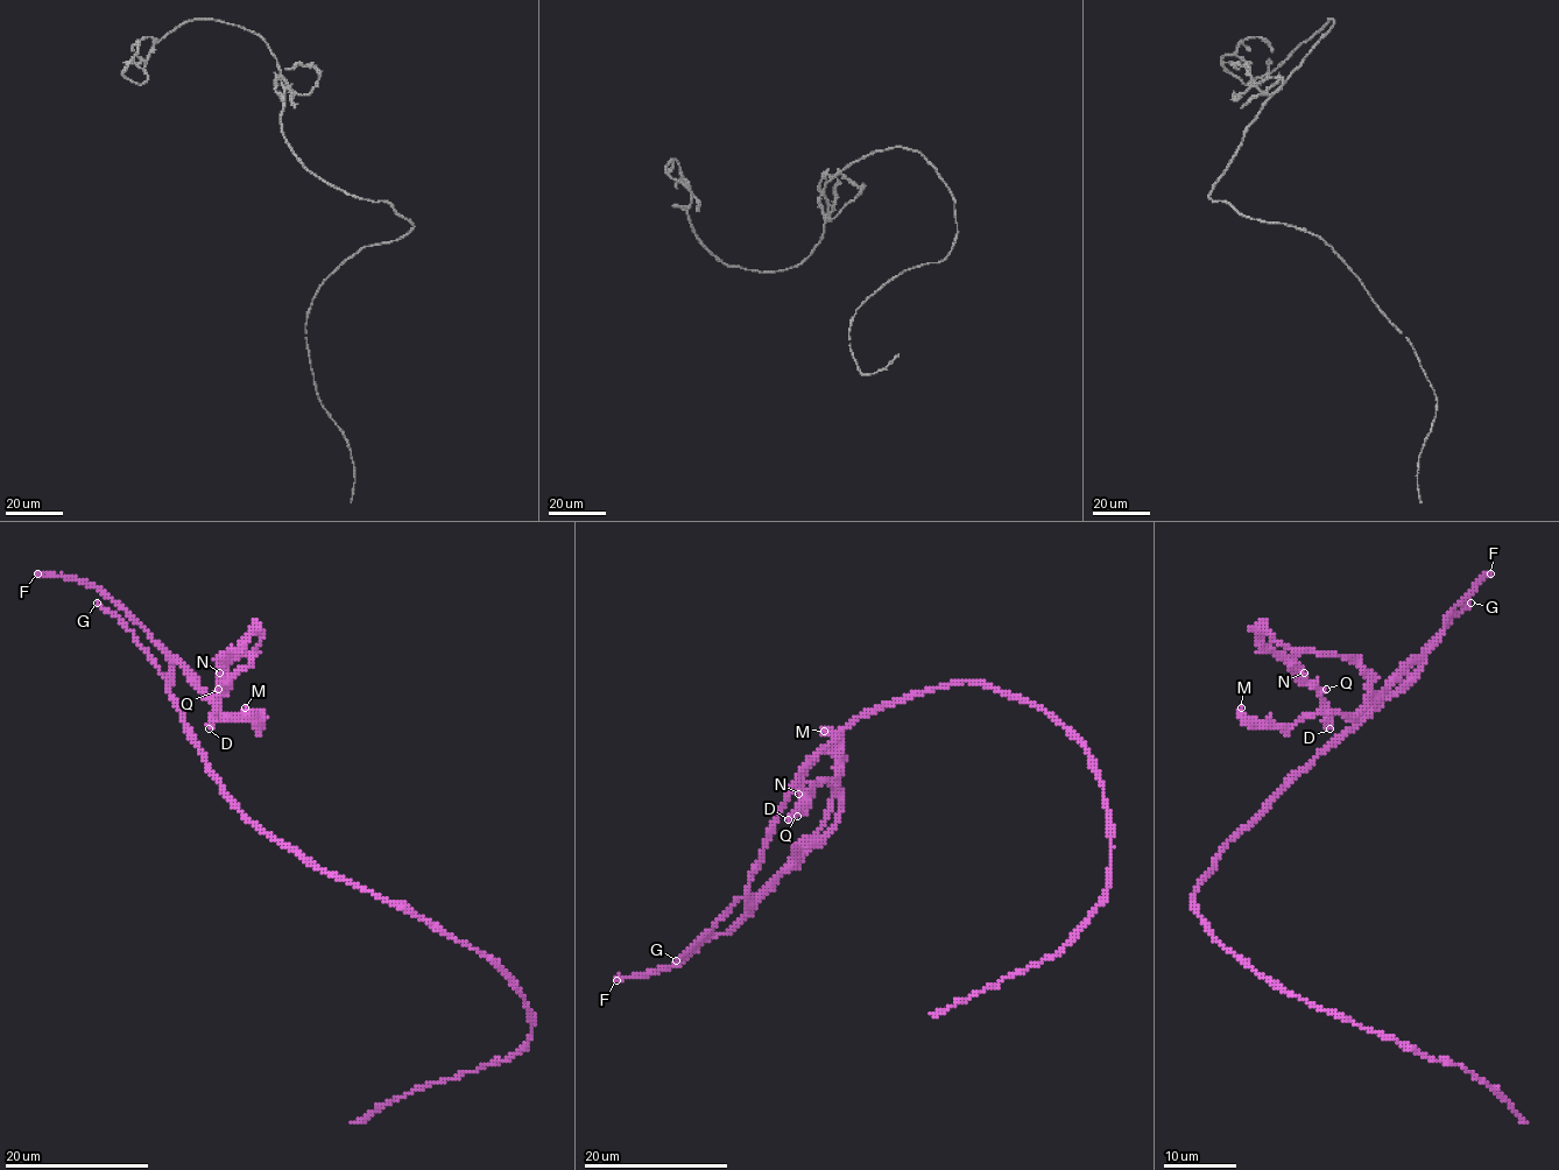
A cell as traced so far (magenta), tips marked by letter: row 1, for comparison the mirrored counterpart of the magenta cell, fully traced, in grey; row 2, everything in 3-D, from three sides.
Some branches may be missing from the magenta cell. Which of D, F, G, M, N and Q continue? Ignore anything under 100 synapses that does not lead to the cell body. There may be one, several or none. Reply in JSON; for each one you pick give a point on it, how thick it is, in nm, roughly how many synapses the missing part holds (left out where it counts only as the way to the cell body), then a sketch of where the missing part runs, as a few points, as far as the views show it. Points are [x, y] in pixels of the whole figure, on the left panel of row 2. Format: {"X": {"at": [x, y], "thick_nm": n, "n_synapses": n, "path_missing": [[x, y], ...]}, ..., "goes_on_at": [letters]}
{"F": {"at": [37, 573], "thick_nm": 440, "n_synapses": 200}, "goes_on_at": ["F"]}

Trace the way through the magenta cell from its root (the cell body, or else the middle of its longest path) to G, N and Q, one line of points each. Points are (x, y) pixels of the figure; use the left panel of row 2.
G: (326, 874), (265, 833), (223, 793), (154, 661), (114, 615), (97, 603)
N: (326, 874), (265, 833), (195, 744), (170, 697), (173, 664), (212, 697), (223, 668), (259, 635), (219, 672)
Q: (326, 874), (223, 793), (170, 697), (175, 662), (212, 697), (223, 668), (254, 652), (218, 689)

